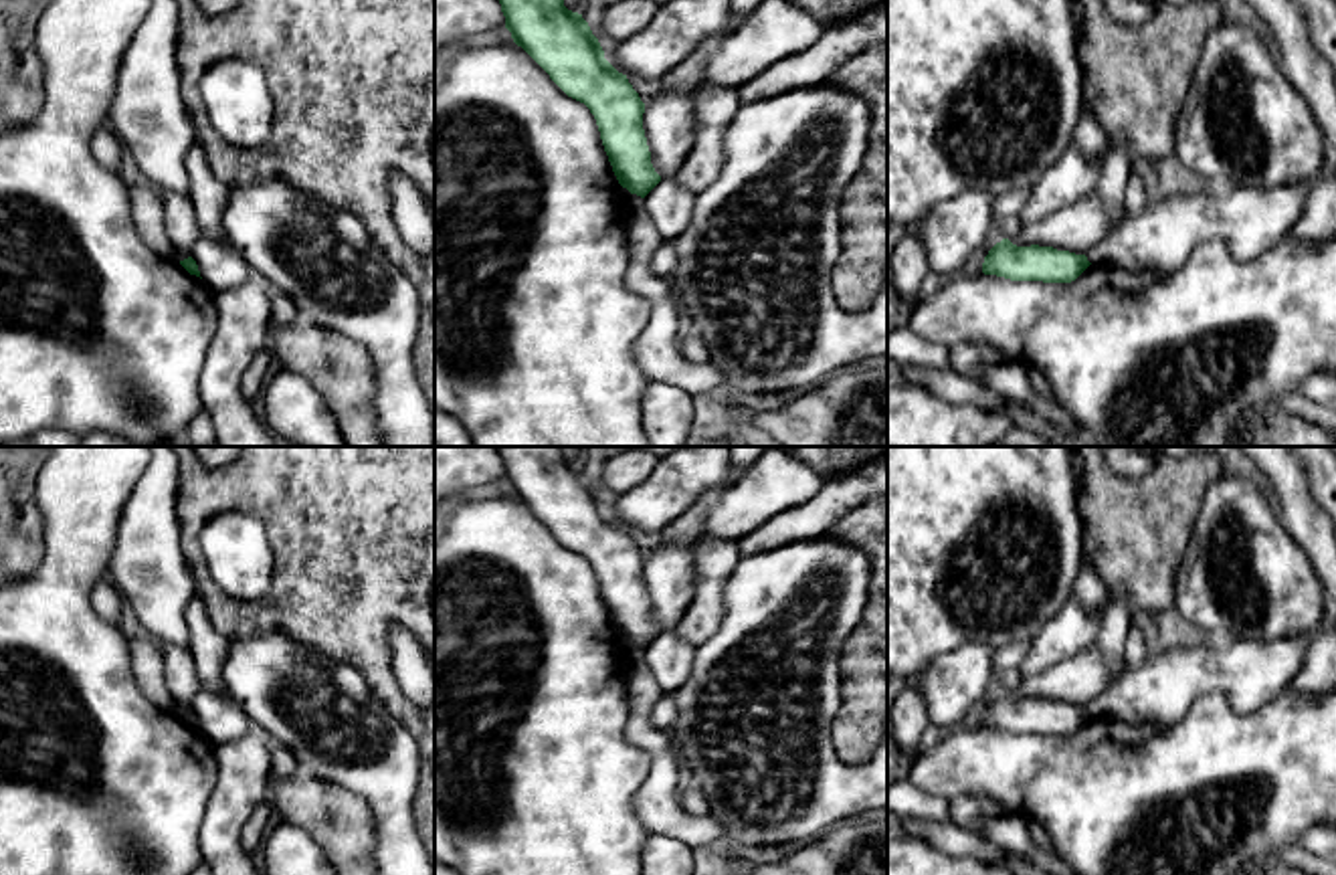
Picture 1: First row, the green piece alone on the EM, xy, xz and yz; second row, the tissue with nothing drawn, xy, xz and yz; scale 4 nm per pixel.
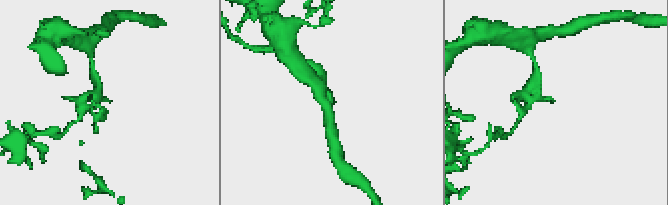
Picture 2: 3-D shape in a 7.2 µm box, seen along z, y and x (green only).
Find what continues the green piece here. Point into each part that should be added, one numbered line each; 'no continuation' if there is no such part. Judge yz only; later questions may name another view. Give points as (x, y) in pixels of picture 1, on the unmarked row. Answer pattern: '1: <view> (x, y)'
no continuation

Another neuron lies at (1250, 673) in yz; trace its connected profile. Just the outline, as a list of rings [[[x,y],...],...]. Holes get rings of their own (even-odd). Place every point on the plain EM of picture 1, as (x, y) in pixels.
[[[1292,637],[1275,641],[1243,639],[1231,645],[1205,641],[1195,647],[1162,649],[1158,655],[1146,655],[1138,667],[1126,667],[1122,677],[1085,709],[1091,717],[1110,717],[1128,723],[1176,723],[1199,697],[1223,693],[1235,713],[1251,713],[1290,687],[1306,659],[1308,647],[1310,637]]]

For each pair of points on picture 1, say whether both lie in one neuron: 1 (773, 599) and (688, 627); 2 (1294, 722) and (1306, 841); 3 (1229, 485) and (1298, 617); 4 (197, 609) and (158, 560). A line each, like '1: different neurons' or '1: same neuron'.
1: different neurons
2: different neurons
3: same neuron
4: different neurons

